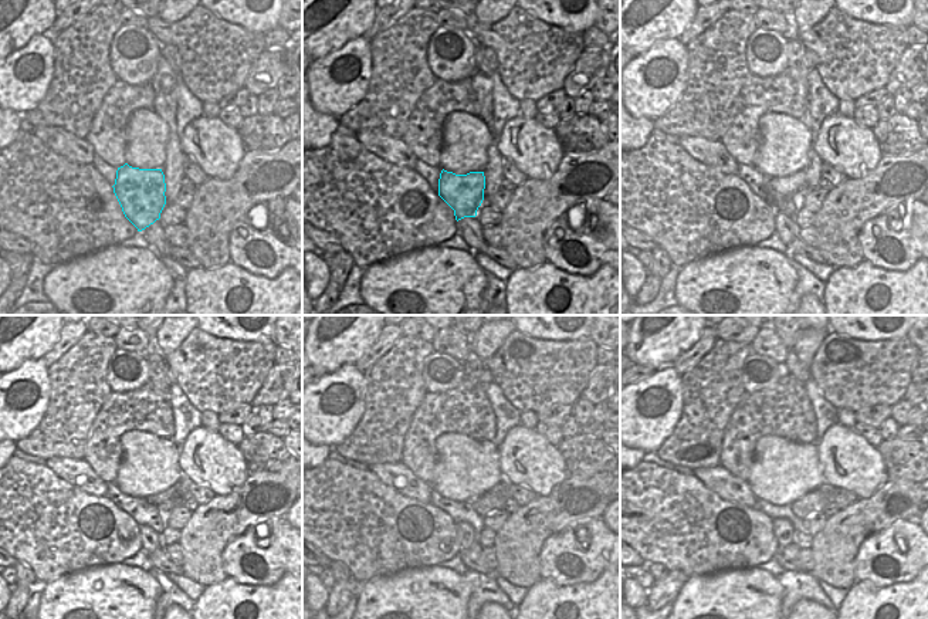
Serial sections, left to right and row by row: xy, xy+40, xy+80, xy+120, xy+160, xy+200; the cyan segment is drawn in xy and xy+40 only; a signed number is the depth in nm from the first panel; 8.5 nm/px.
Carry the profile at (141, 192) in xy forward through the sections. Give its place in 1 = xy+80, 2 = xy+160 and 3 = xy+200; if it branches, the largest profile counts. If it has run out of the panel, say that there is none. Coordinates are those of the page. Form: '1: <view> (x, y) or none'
1: xy+80 (778, 189)
2: xy+160 (503, 487)
3: xy+200 (826, 489)

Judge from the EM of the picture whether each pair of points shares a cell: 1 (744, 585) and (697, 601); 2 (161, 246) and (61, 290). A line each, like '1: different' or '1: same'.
1: same
2: different

